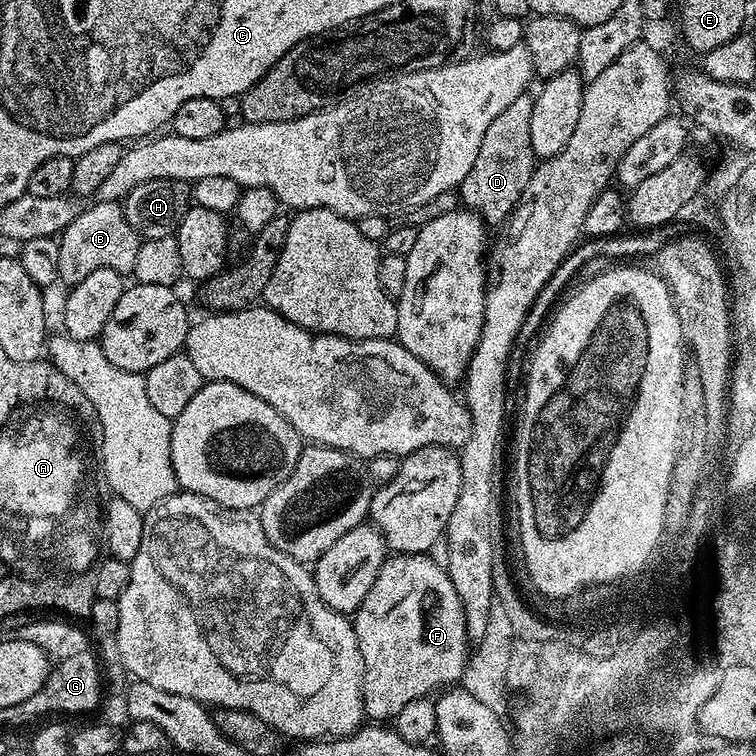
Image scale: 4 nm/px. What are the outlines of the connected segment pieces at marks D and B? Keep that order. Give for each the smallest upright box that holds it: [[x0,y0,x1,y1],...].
[[459,94,538,225],[58,200,142,286]]

